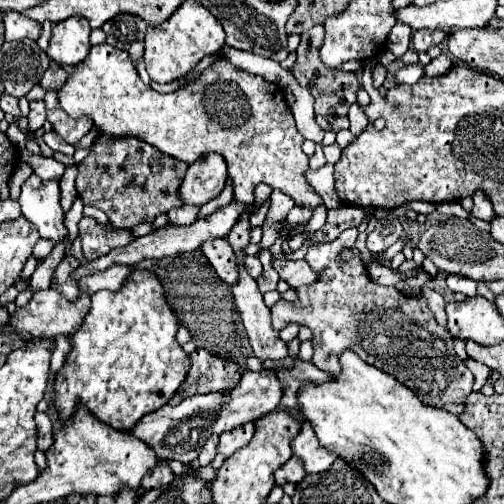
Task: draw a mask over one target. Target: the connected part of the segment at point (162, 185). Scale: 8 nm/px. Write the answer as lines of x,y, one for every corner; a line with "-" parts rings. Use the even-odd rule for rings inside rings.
98,137
88,157
78,163
76,191
84,205
102,209
112,227
132,229
140,223
152,223
158,213
182,205
178,187
184,179
186,169
188,165
184,161
164,155
162,151
140,139

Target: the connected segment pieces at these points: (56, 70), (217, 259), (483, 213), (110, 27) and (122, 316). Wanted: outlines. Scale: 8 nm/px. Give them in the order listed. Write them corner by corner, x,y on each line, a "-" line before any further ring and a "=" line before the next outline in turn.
52,61
50,63
50,69
44,73
44,77
40,79
40,85
46,89
46,91
54,91
56,87
62,87
64,85
64,79
66,79
66,71
56,63
=
216,237
216,241
206,241
200,251
204,253
204,257
208,257
210,265
214,267
214,271
218,273
218,277
230,285
234,285
238,281
238,271
236,271
236,261
234,261
234,253
232,247
228,245
226,239
=
480,191
480,193
476,193
472,199
474,199
472,215
474,215
474,217
478,217
478,219
482,219
482,221
492,221
492,217
494,217
496,213
494,213
494,209
492,209
490,199
488,199
482,191
=
120,13
102,25
106,43
124,49
134,65
138,65
138,59
142,57
146,27
146,21
132,13
=
132,271
124,287
116,293
94,293
88,317
76,333
68,335
68,341
72,341
72,349
66,357
64,369
60,369
54,379
54,407
58,409
60,421
68,421
68,417
76,413
76,405
84,405
106,425
128,431
132,429
132,425
136,425
136,421
140,421
140,417
166,405
180,383
186,379
186,373
190,369
188,355
174,339
176,331
178,321
164,299
160,281
150,271

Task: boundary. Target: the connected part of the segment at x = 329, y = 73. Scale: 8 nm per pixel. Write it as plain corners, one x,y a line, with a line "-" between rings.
316,25
310,31
300,35
300,47
296,51
298,59
294,63
294,77
316,99
316,103
314,103
316,123
324,131
334,131
336,133
340,129
348,129
348,115
346,113
348,113
348,107
356,101
356,93
358,93
360,85
358,85
358,79
356,79
354,73
340,71
340,69
330,69
320,61
316,45
322,45
322,39
324,39
324,27
322,25

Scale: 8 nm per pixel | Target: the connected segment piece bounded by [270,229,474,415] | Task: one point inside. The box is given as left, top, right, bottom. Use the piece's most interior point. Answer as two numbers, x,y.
341,307

